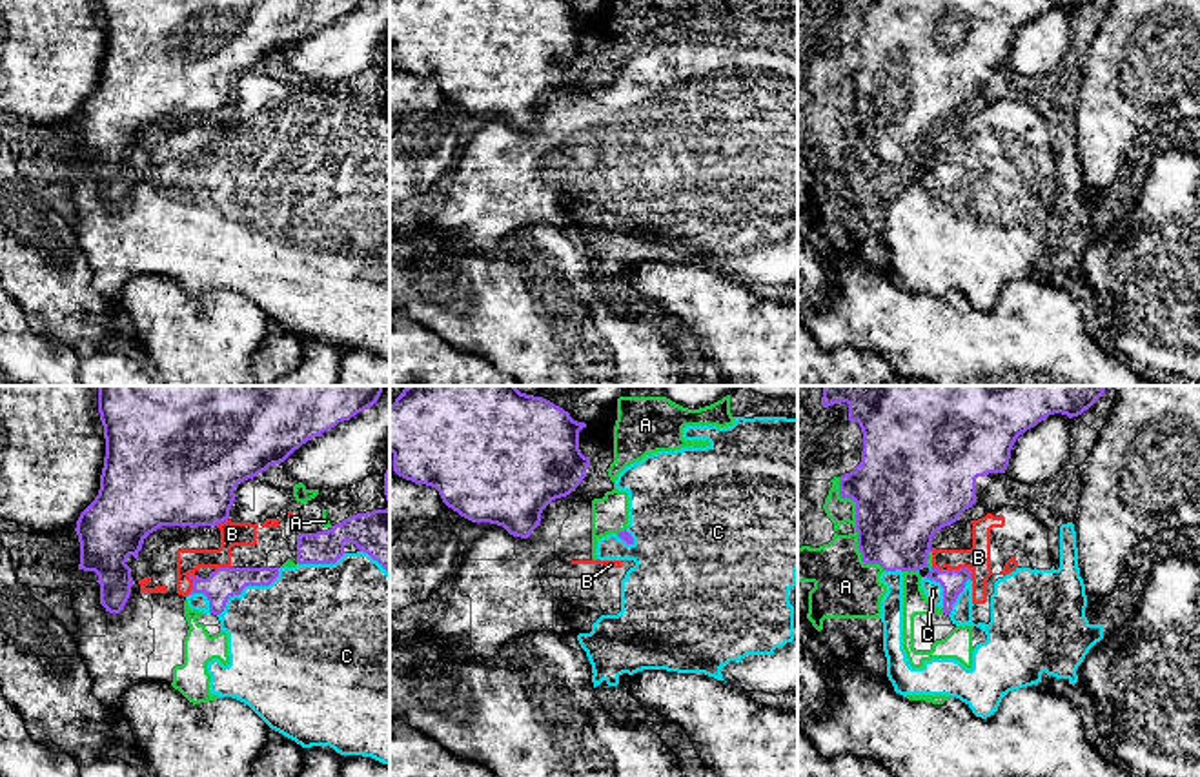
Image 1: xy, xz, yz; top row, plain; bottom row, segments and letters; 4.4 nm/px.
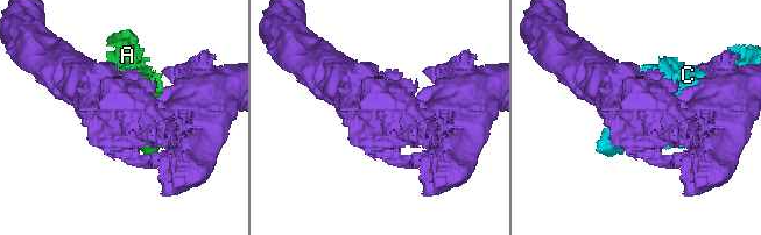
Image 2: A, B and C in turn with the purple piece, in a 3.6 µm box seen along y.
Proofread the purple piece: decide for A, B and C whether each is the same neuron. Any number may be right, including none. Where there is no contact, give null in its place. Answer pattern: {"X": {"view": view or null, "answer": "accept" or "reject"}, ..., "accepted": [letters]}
{"A": {"view": "yz", "answer": "reject"}, "B": {"view": "yz", "answer": "reject"}, "C": {"view": "xy", "answer": "reject"}, "accepted": []}

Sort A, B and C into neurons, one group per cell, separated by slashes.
A B C

